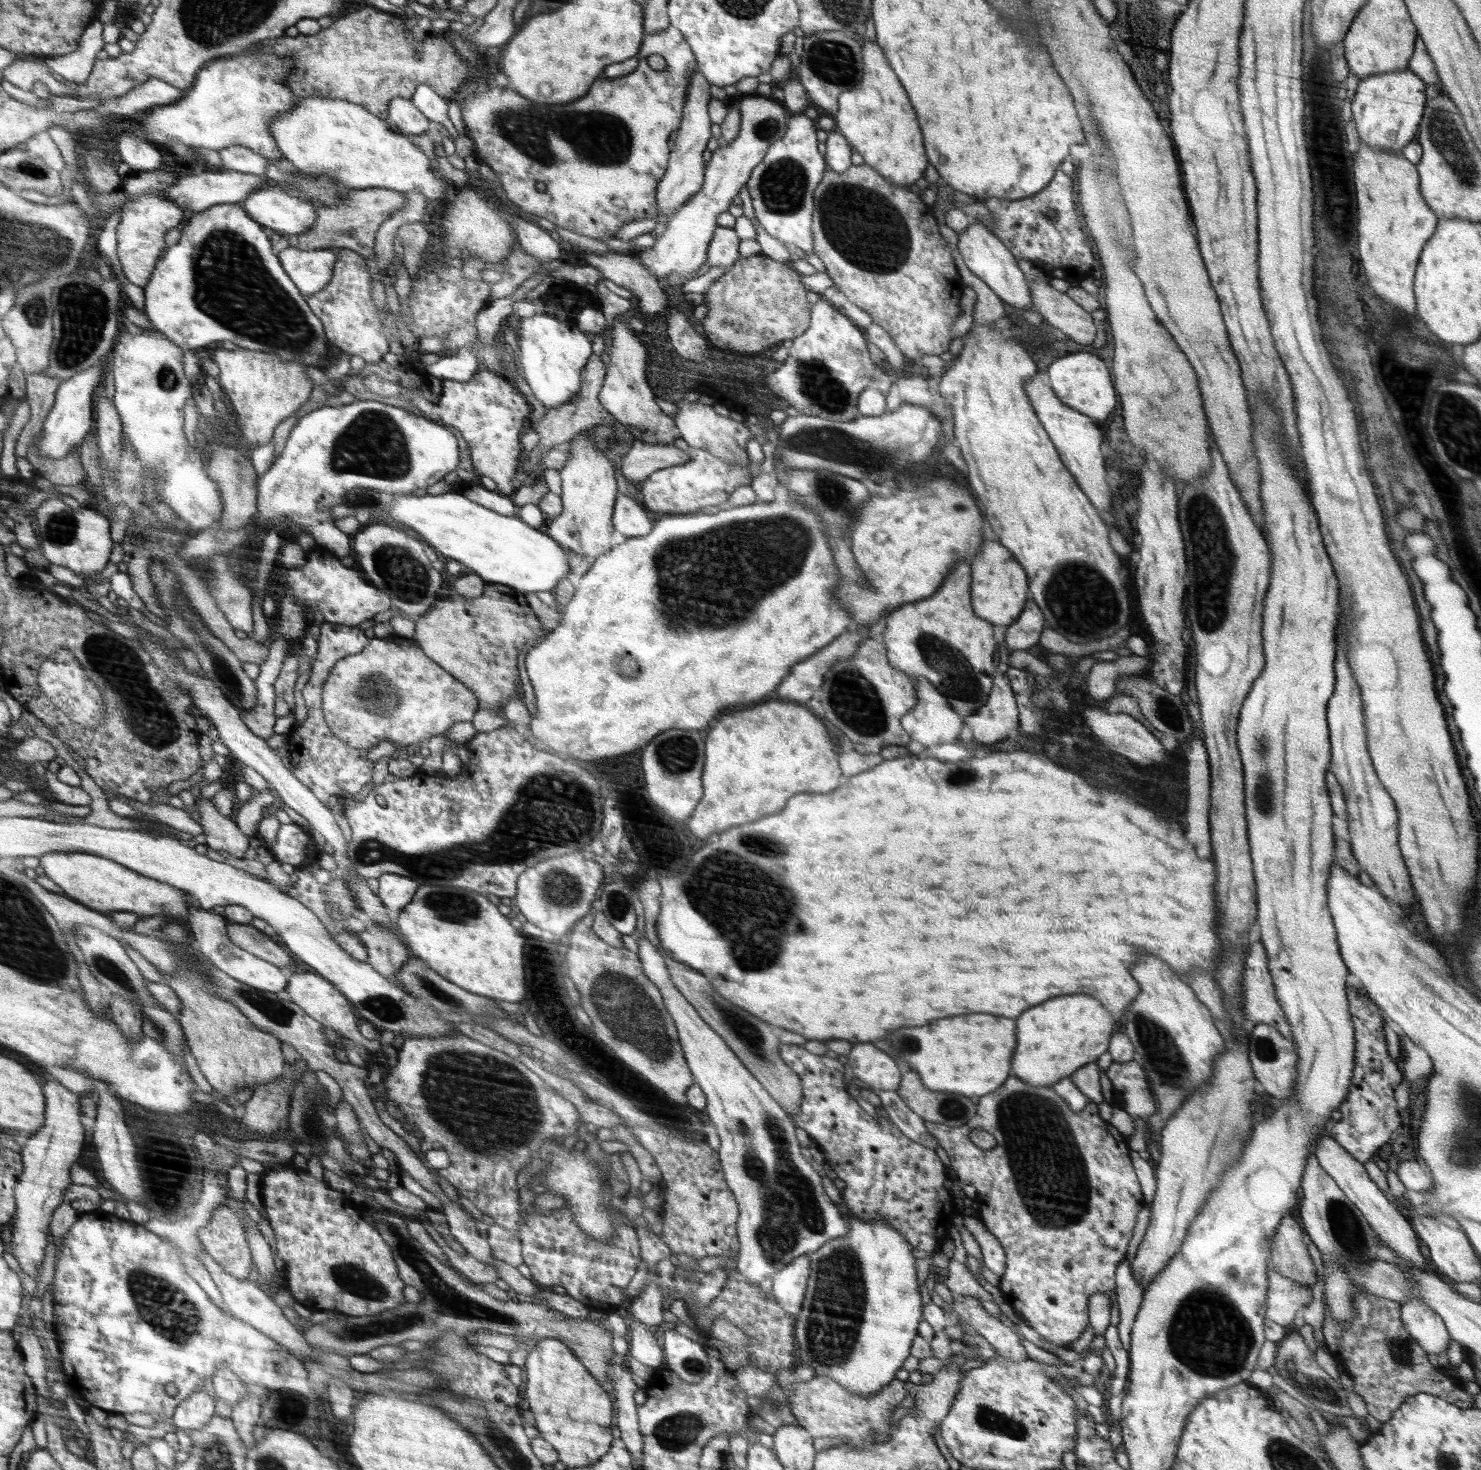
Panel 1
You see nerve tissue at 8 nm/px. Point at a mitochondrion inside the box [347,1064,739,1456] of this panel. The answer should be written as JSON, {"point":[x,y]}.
{"point":[677,1432]}

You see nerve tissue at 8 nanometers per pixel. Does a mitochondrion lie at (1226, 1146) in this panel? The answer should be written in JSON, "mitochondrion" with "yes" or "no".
{"mitochondrion":"yes"}

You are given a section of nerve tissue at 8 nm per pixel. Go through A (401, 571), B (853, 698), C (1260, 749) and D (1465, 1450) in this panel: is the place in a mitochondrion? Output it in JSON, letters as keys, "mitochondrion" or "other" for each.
{"A":"mitochondrion","B":"mitochondrion","C":"mitochondrion","D":"other"}

